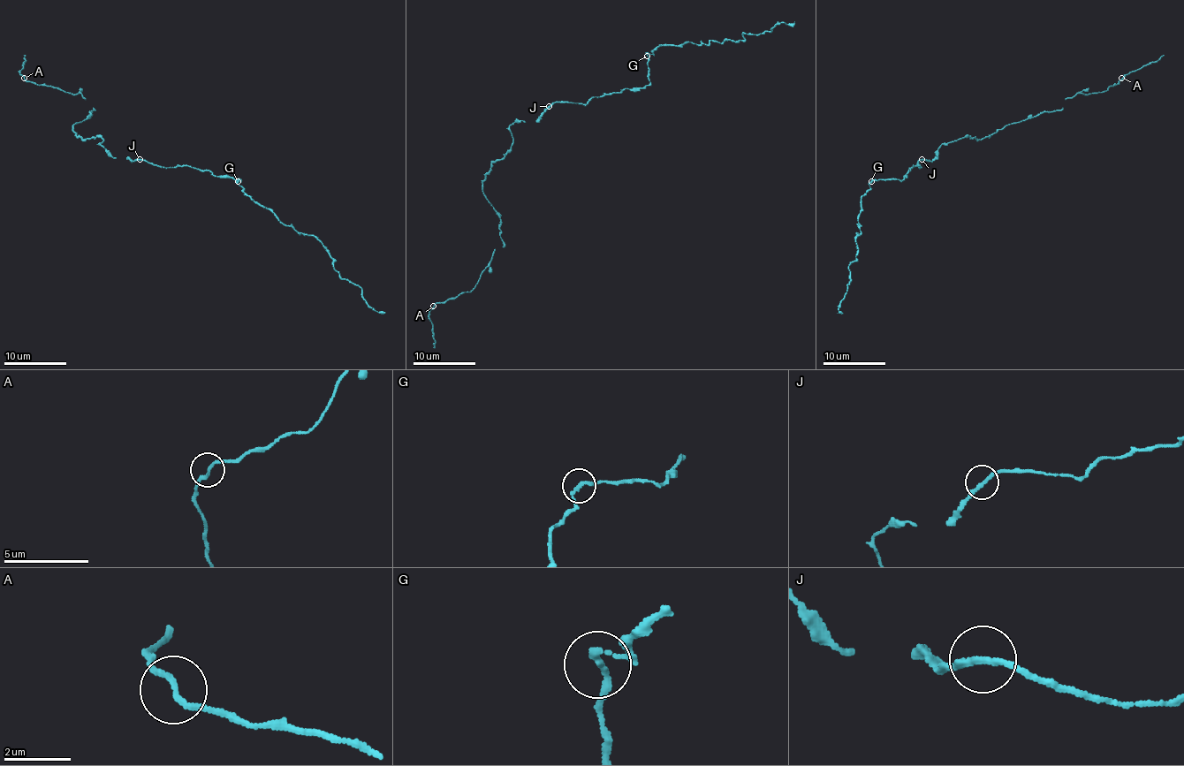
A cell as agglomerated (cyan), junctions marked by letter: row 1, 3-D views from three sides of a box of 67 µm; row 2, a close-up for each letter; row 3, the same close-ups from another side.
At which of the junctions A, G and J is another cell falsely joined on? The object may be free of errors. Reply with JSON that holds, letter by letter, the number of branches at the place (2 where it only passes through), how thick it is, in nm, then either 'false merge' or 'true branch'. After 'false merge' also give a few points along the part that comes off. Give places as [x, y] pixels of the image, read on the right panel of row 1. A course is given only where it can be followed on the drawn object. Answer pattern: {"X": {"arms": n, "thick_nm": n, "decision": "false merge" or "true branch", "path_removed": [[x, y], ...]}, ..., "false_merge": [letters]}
{"A": {"arms": 2, "thick_nm": 190, "decision": "true branch"}, "G": {"arms": 2, "thick_nm": 190, "decision": "true branch"}, "J": {"arms": 2, "thick_nm": 200, "decision": "true branch"}, "false_merge": []}

